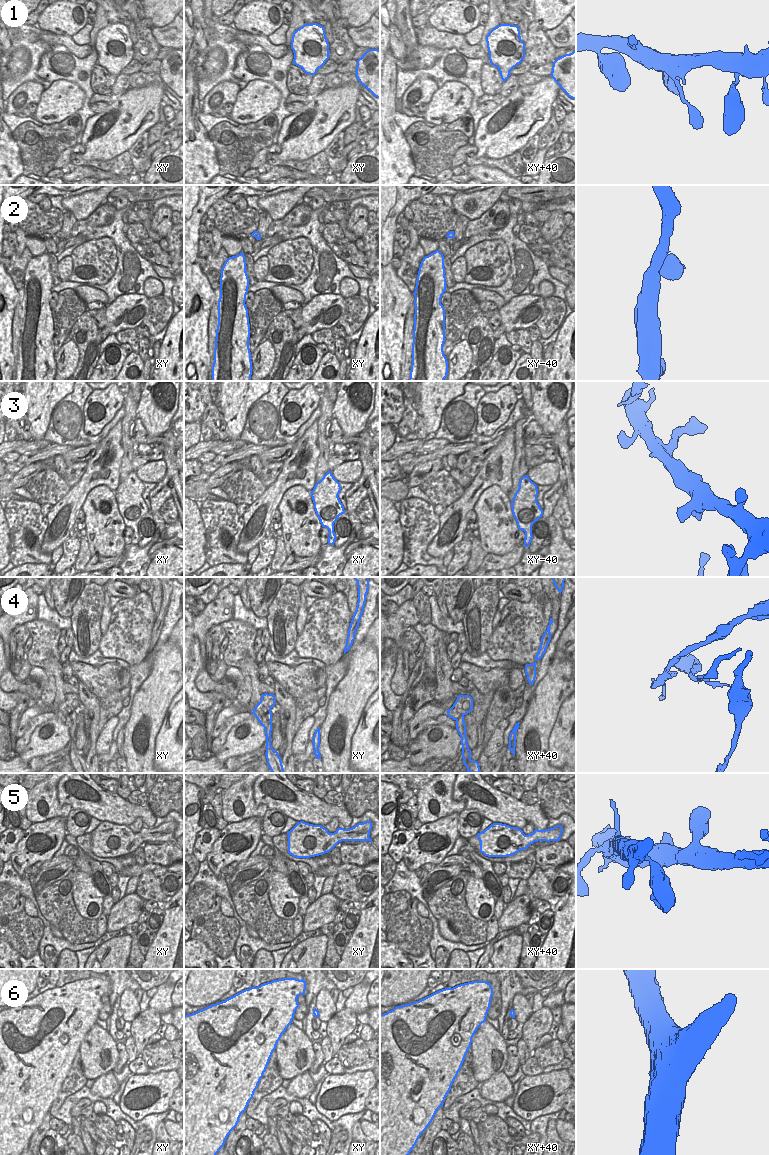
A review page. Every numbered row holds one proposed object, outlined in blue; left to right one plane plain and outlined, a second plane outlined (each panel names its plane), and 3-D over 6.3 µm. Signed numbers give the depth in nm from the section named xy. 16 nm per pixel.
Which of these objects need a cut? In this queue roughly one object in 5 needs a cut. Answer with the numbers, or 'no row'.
4

